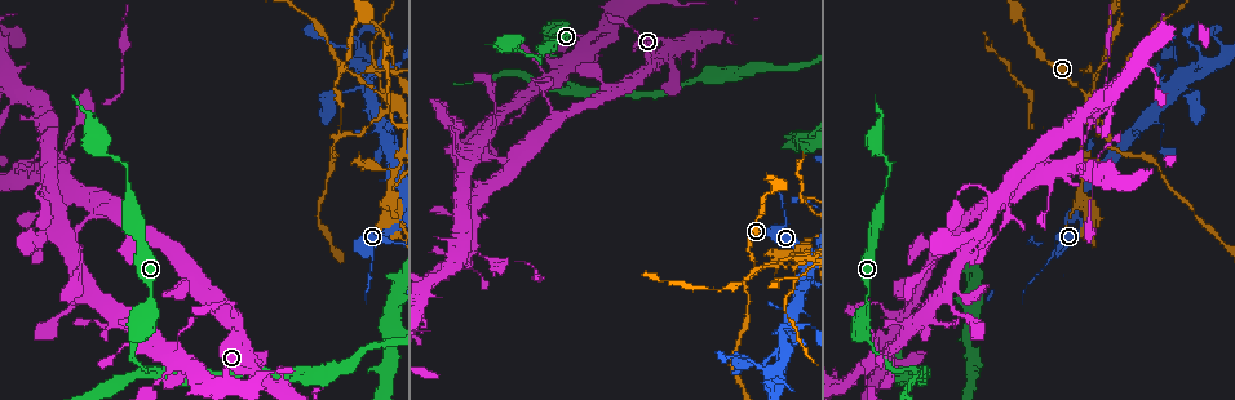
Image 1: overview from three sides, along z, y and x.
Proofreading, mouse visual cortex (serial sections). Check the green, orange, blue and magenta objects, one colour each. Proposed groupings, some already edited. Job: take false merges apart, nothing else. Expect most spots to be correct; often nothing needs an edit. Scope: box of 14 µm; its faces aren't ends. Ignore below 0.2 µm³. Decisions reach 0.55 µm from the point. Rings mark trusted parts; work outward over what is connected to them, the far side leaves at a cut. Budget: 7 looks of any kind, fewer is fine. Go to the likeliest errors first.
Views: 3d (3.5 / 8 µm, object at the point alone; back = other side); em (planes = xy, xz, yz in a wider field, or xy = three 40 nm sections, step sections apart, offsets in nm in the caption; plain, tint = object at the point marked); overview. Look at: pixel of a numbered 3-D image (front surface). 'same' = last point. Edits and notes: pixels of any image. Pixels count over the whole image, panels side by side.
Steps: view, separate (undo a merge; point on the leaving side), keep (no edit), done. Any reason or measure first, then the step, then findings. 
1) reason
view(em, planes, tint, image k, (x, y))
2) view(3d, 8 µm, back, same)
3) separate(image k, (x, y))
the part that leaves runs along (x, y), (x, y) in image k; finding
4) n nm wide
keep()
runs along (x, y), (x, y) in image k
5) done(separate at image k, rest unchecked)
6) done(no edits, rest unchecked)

three arms meet
view(3d, 8 µm, back, image 1, (341, 133))

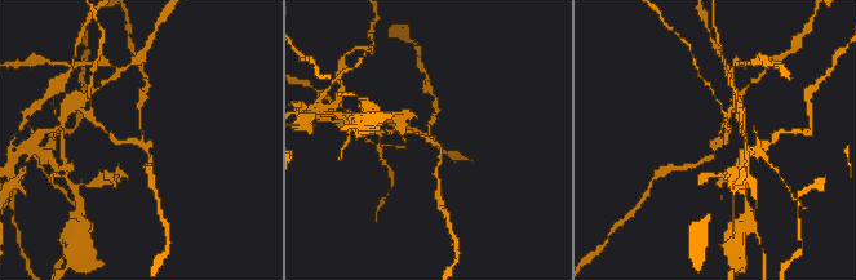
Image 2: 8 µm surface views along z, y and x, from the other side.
3 arms; arms of 150, 150, 200 nm
view(em, xy, step 3, tint, image 2, (428, 138))

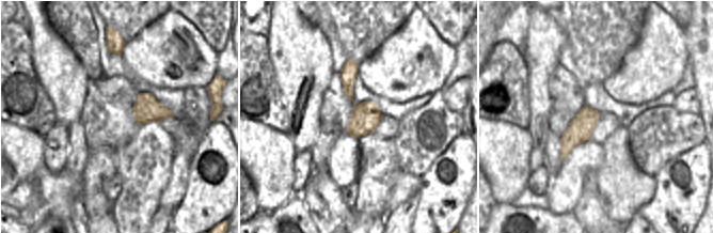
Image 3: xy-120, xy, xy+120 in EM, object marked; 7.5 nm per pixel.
220 nm wide
separate(image 2, (407, 129))
the part that leaves runs along (428, 140), (411, 132), (380, 132) in image 2; a second cell is stuck on

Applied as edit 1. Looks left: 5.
view(overview)

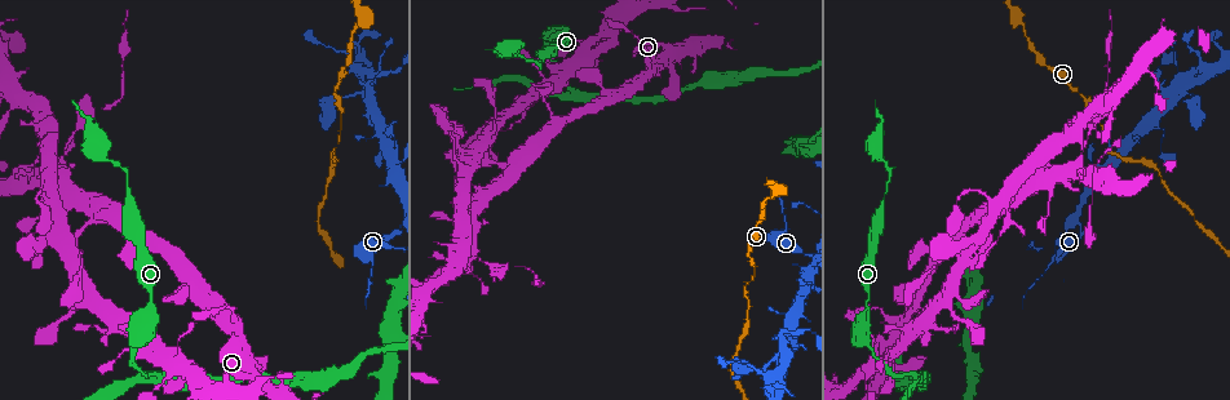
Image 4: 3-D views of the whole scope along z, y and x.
side arm on a straight run
view(3d, 3.5 µm, image 4, (578, 94))

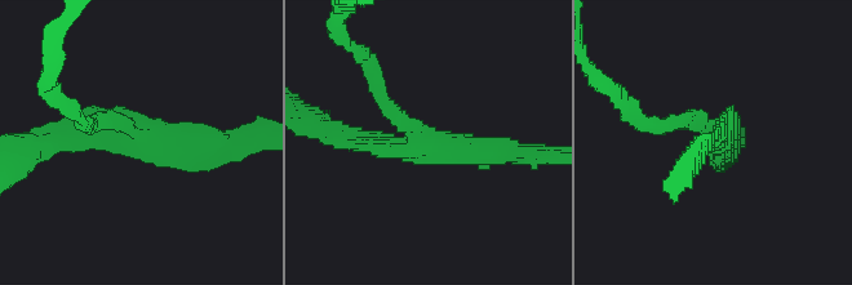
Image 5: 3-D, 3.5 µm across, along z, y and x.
view(em, xy, step 2, tint, image 5, (135, 134))

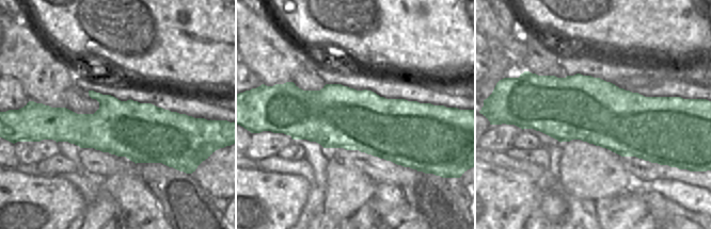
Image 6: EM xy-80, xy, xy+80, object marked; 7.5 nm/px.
keep()
continuous, no second cell

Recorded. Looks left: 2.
thin neck
view(3d, 3.5 µm, image 4, (1085, 140))

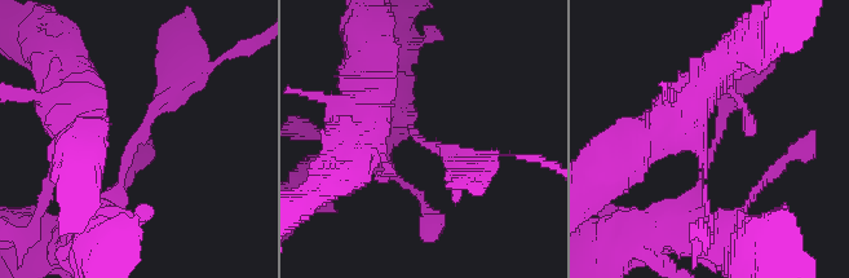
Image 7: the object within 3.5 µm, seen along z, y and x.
arms of 250, 250 nm; now the EM
view(em, xy, step 5, tint, image 7, (136, 142))

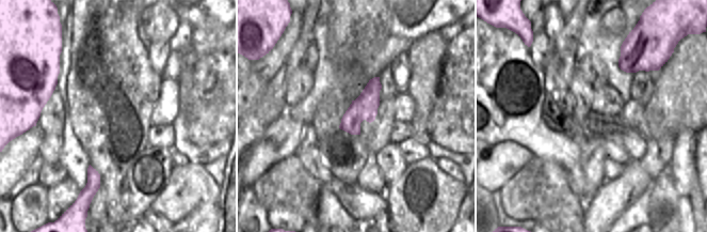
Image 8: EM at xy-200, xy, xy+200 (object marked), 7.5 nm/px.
keep()
one cell here

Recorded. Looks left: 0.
done(separate at image 2, rest unchecked)

